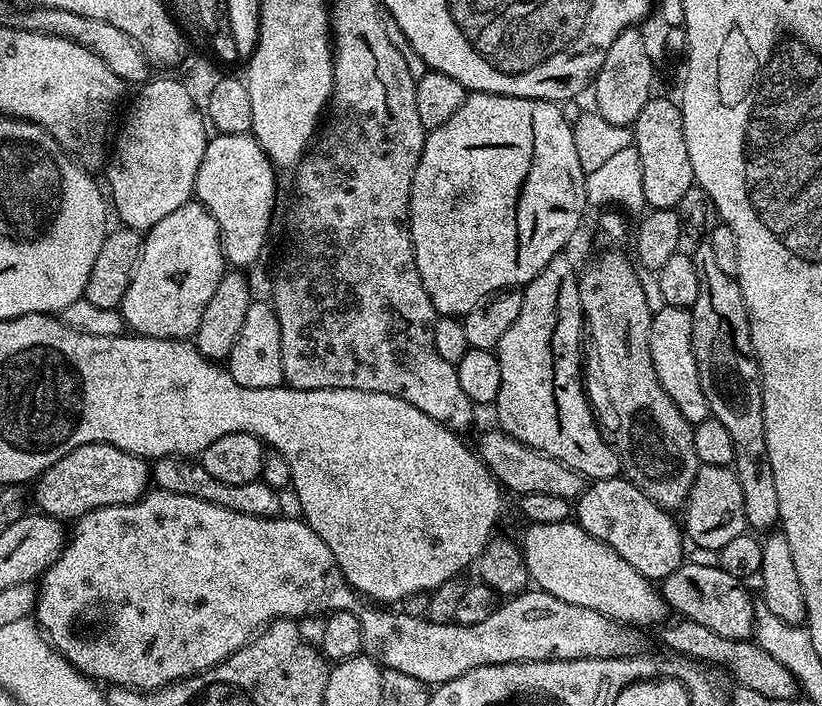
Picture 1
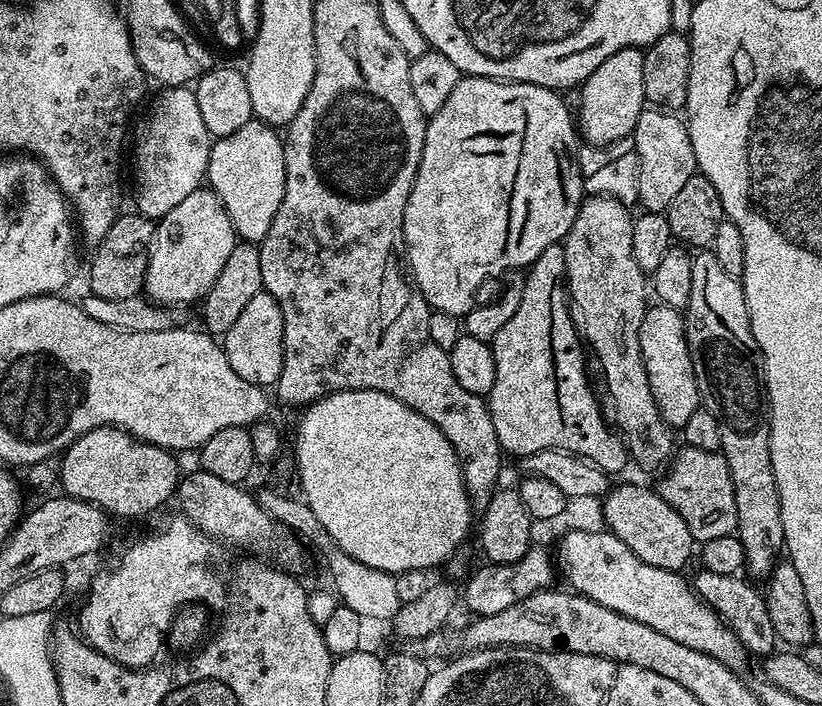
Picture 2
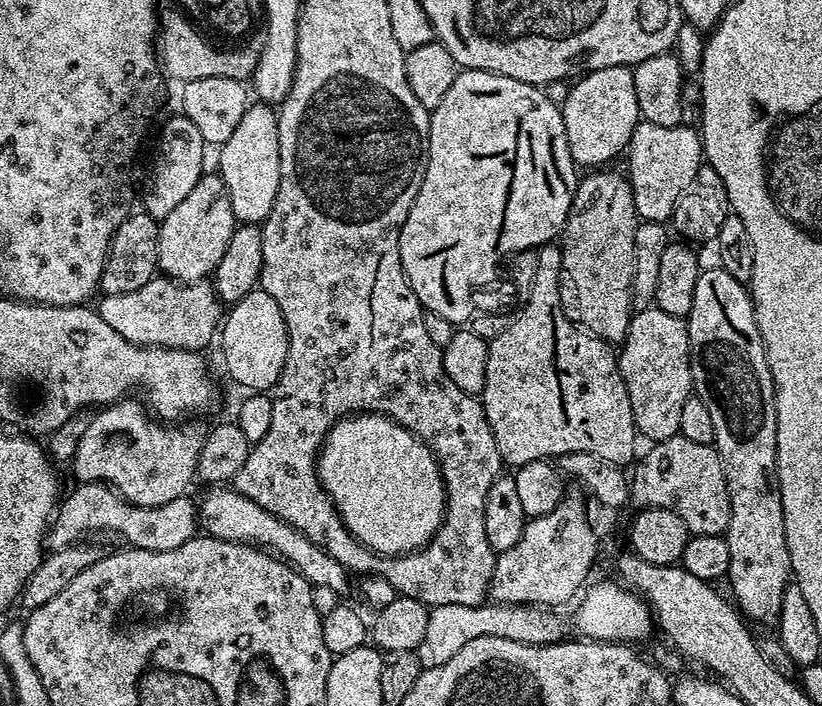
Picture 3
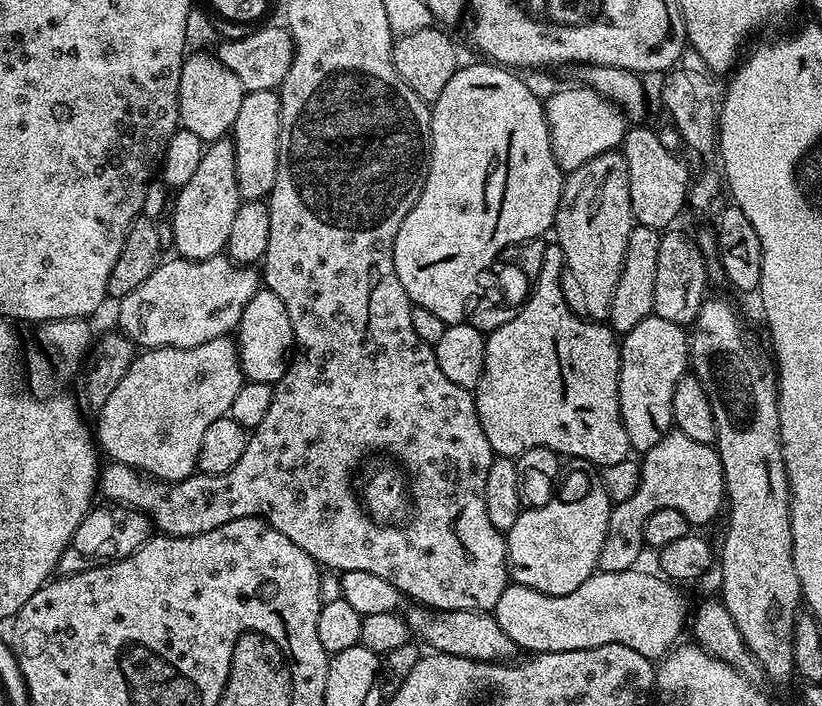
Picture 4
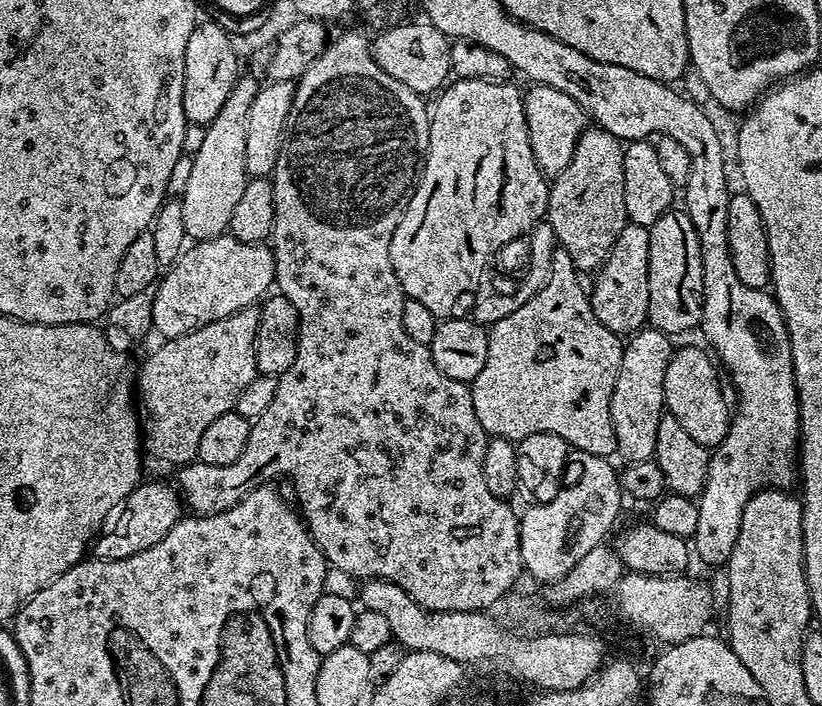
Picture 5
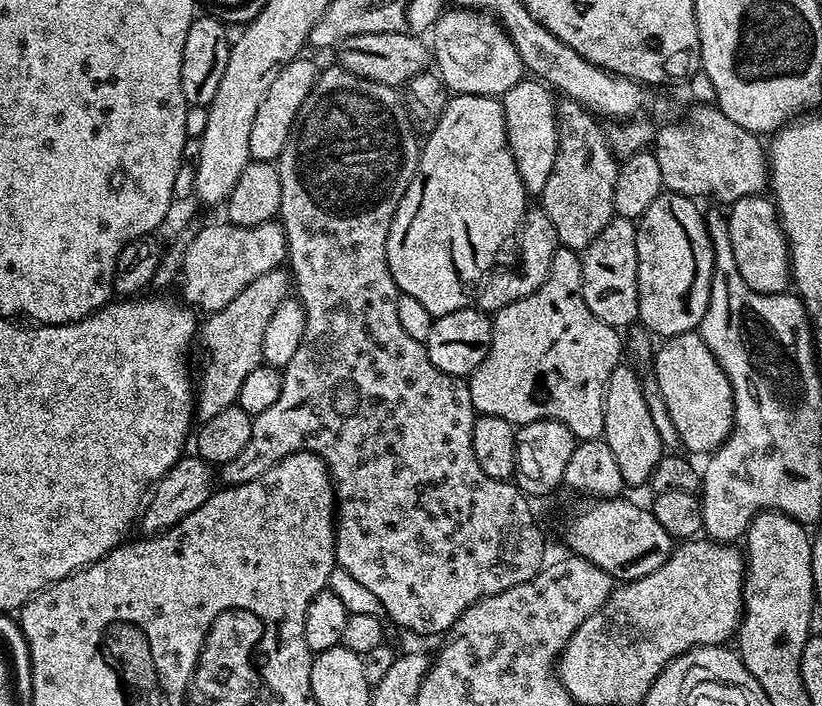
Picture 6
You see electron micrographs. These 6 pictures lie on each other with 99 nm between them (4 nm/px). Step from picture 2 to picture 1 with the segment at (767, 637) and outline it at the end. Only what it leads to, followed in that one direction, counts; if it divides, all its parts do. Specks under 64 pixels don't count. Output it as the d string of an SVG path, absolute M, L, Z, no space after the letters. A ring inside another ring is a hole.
M691 560L681 564L660 584L661 596L675 613L731 640L747 640L755 631L756 604L744 587L740 580L727 574L718 564L702 564Z

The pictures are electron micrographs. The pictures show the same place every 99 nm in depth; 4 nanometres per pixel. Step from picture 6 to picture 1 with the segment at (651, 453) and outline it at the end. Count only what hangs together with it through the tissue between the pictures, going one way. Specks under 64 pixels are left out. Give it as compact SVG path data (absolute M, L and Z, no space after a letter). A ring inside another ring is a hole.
M670 306L653 312L650 326L650 362L654 362L654 374L658 374L658 382L678 410L682 410L682 418L694 426L698 422L709 419L710 413L706 394L702 394L702 382L698 378L698 362L694 358L692 345L692 313L687 308Z

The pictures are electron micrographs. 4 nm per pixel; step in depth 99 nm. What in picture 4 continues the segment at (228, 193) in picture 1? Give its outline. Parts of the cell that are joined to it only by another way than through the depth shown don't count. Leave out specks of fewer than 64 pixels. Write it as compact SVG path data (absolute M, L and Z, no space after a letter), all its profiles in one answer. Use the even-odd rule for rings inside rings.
M254 90L245 92L242 107L238 109L238 118L230 139L236 151L236 177L238 190L244 200L264 200L272 192L278 150L280 149L280 94L276 90Z

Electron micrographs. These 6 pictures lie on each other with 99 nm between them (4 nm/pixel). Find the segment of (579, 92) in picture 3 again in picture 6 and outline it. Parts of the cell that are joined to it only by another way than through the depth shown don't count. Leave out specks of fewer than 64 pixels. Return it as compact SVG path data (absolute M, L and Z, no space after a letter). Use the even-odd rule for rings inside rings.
M523 78L516 86L506 90L502 97L508 145L520 171L524 191L529 194L543 190L546 178L550 178L550 170L554 170L558 150L556 102L557 97L548 85L535 78Z

